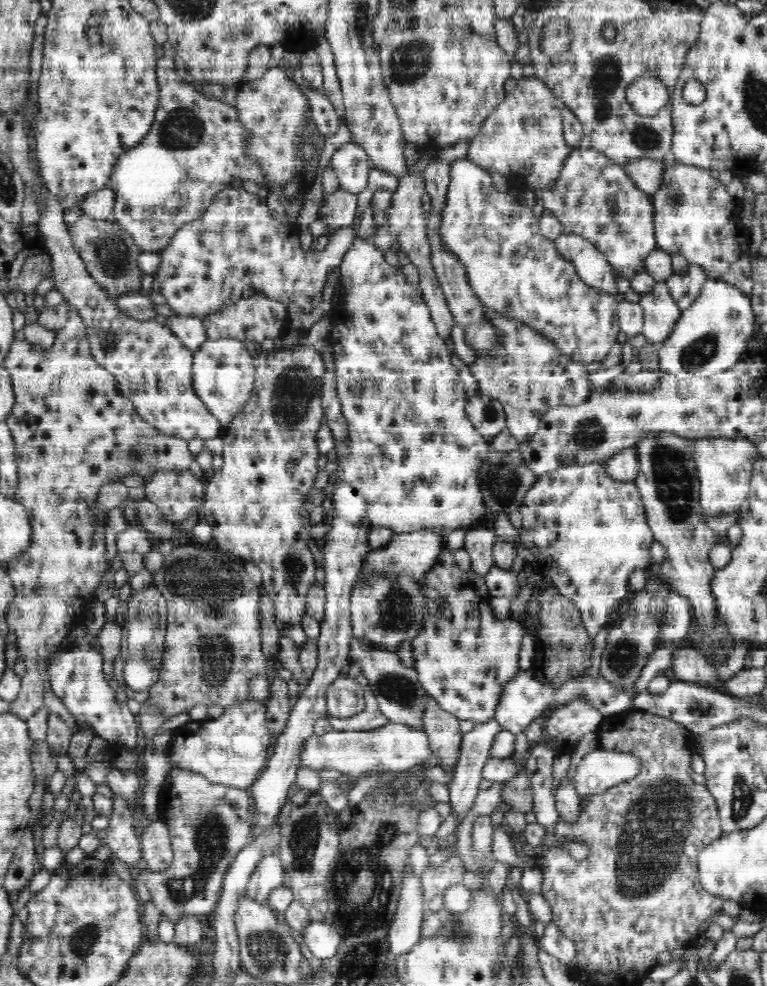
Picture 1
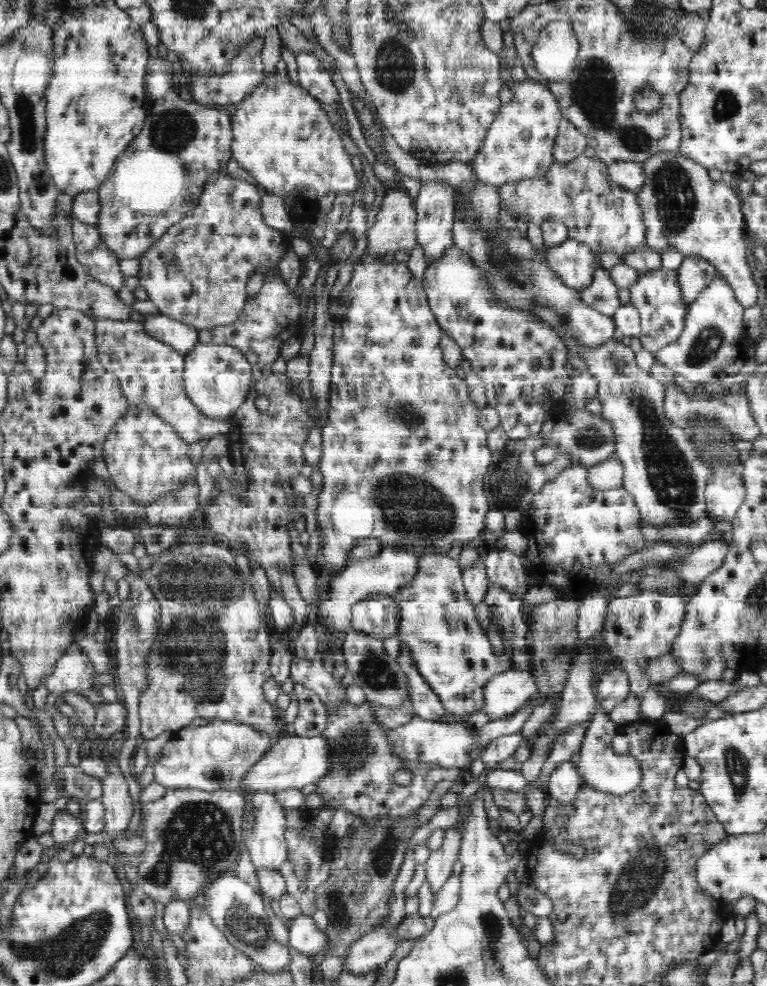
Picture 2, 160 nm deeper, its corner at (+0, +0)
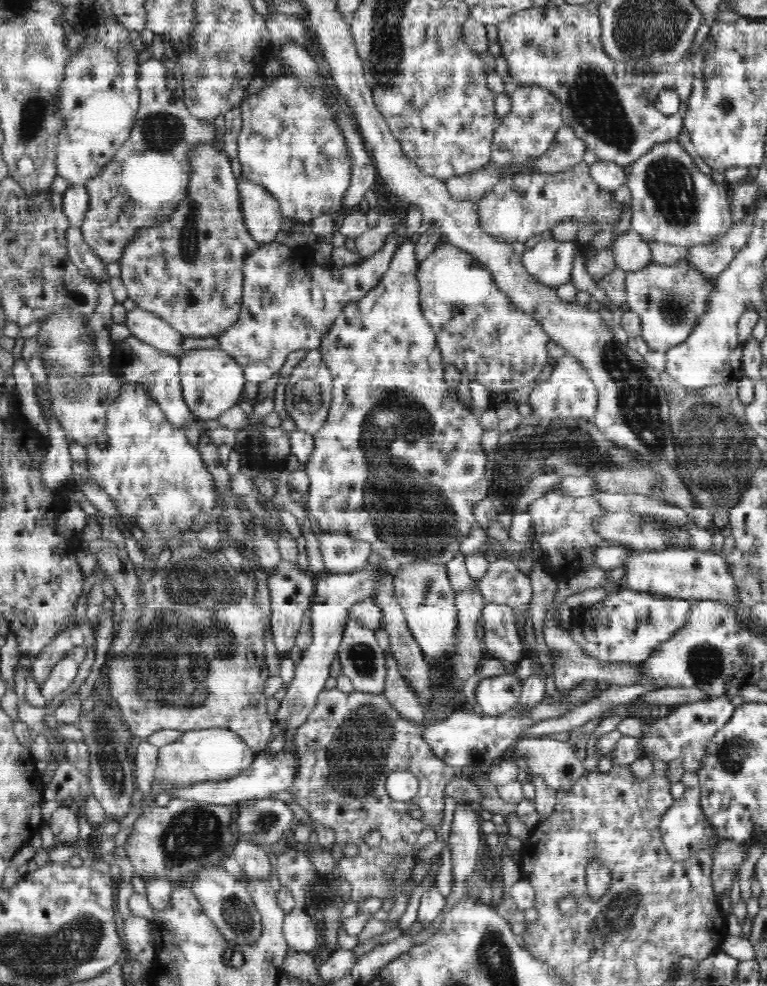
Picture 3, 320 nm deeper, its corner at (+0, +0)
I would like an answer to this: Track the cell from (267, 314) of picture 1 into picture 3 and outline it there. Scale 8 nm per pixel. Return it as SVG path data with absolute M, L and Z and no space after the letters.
M390 234L378 252L357 265L332 266L330 270L316 264L306 270L298 264L292 248L281 243L260 245L242 265L243 297L238 320L218 335L184 337L182 351L222 350L242 367L247 383L265 383L281 372L291 352L321 351L322 338L346 305L362 300L378 286L398 248L398 234Z

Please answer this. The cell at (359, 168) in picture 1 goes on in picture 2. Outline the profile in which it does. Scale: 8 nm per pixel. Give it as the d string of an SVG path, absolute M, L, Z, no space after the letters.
M277 73L265 75L264 80L256 86L256 88L237 105L236 111L231 116L231 127L233 132L232 141L232 155L239 162L240 168L247 170L254 178L256 178L257 184L260 184L266 191L276 194L280 198L284 198L286 211L289 212L295 196L302 201L320 199L326 194L337 193L353 193L358 188L358 175L356 175L356 169L352 163L350 154L344 148L342 144L342 138L338 133L338 130L334 129L334 124L328 119L328 114L322 109L320 103L309 93L306 92L301 85L292 81L290 77L281 77Z

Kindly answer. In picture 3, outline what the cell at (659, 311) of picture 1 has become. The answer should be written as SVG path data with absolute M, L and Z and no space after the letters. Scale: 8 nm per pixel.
M686 258L673 265L647 264L642 270L626 274L626 293L629 310L637 312L642 321L642 338L650 351L666 352L682 343L692 334L698 320L710 306L715 279L702 277Z

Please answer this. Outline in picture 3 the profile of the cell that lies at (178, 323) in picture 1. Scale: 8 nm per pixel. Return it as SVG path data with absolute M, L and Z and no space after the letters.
M135 307L127 312L125 324L131 336L135 336L138 340L154 346L157 350L166 351L176 358L184 356L182 351L184 336L157 314Z

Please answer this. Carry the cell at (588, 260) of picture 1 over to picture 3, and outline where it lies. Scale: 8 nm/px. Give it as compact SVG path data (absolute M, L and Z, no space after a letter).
M542 239L532 248L522 253L522 264L526 272L540 284L558 286L570 281L572 262L583 245L575 241L556 241Z

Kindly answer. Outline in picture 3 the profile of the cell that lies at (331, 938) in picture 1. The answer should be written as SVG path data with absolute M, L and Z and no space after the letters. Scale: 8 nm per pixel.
M294 909L286 914L283 935L288 946L298 952L311 953L318 944L316 922L304 910Z

